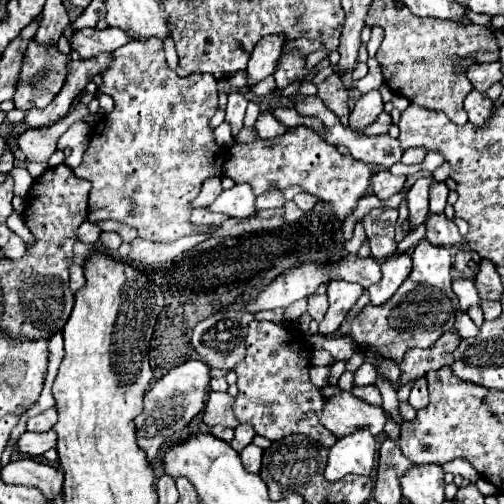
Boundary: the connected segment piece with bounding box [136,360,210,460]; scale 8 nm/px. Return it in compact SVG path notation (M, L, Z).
M188 360L178 368L172 368L166 376L162 376L144 396L144 412L136 418L136 434L138 446L148 454L148 460L156 456L156 452L180 434L190 420L204 410L206 394L210 384L210 366L200 360Z

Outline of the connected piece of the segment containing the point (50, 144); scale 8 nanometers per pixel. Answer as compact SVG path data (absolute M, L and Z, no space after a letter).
M78 104L66 118L58 120L48 128L28 128L18 136L18 148L26 154L28 162L48 162L56 150L58 138L76 122L88 114L84 104Z

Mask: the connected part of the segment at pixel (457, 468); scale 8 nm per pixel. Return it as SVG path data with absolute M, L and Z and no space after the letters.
M456 458L454 461L442 465L442 468L445 473L462 475L463 478L469 479L473 484L480 478L480 475L476 472L470 462L461 458Z

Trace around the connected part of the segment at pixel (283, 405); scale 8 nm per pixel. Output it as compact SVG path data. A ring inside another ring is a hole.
M254 320L246 334L246 356L234 368L240 390L234 404L238 420L252 424L256 434L268 438L270 442L282 440L290 434L306 434L330 448L336 442L336 436L326 432L326 428L318 422L326 398L322 398L320 390L310 382L308 368L310 344L302 332L274 322Z

